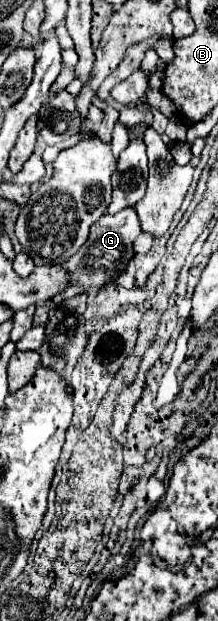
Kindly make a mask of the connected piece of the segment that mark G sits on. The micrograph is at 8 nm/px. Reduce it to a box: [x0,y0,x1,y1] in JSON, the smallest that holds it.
[67,208,141,288]

